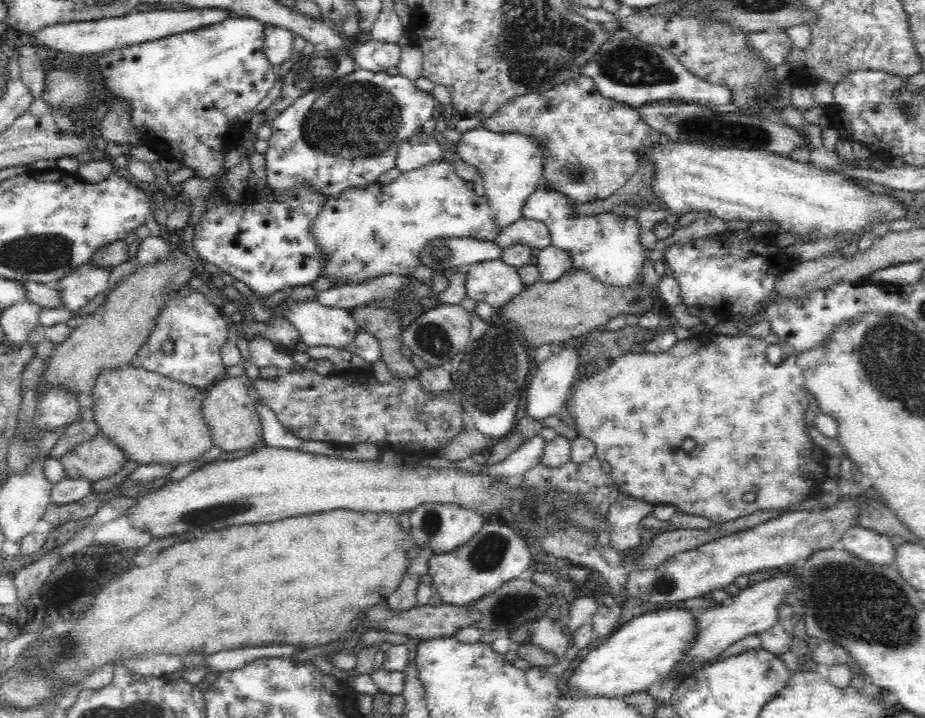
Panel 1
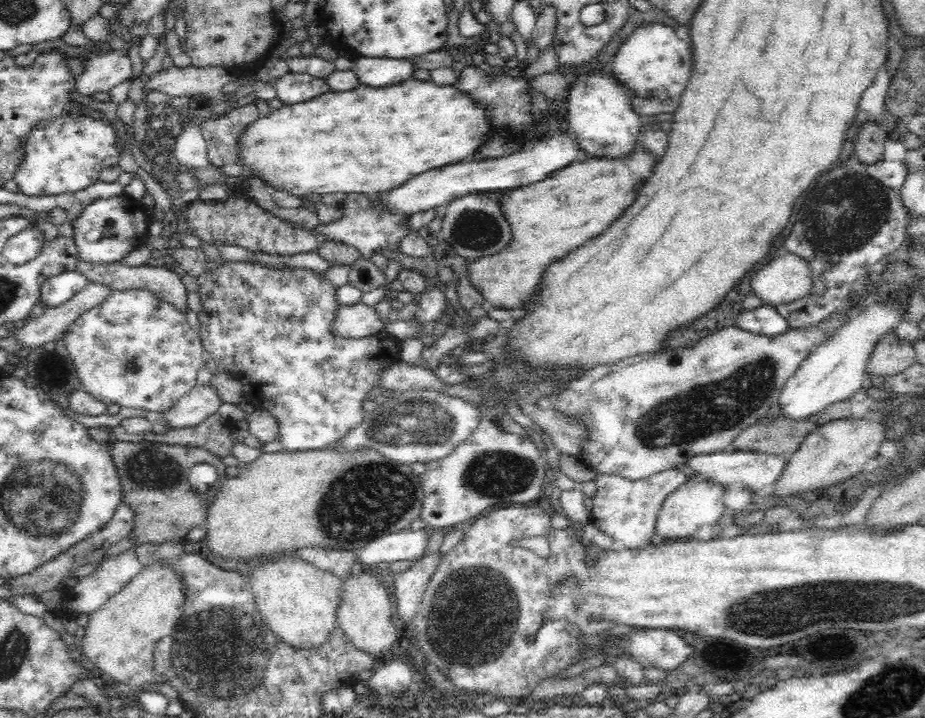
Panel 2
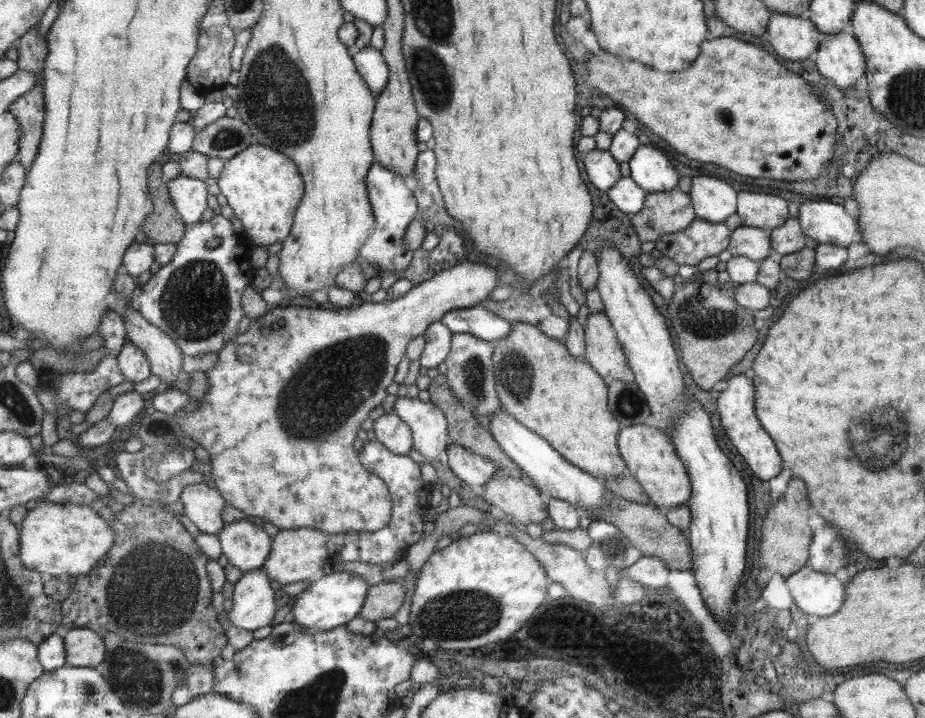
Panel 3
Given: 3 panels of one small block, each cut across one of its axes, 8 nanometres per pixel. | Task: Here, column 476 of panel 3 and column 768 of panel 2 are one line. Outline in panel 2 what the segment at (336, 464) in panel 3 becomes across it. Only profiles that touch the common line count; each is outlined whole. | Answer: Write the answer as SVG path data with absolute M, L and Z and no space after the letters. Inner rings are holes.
M787 252L786 256L775 257L751 276L751 290L757 295L762 304L776 307L780 304L790 303L806 296L812 288L813 278L809 264L802 256Z

